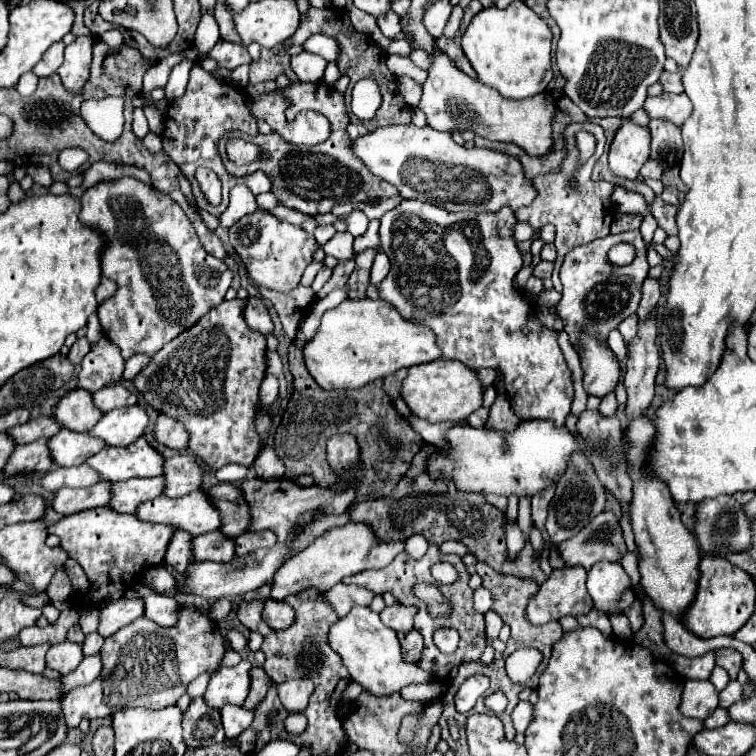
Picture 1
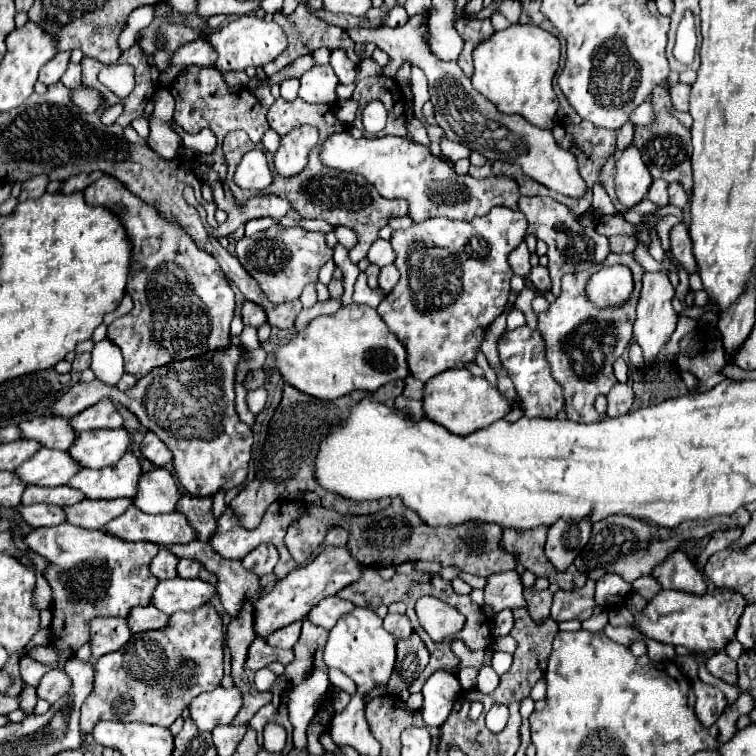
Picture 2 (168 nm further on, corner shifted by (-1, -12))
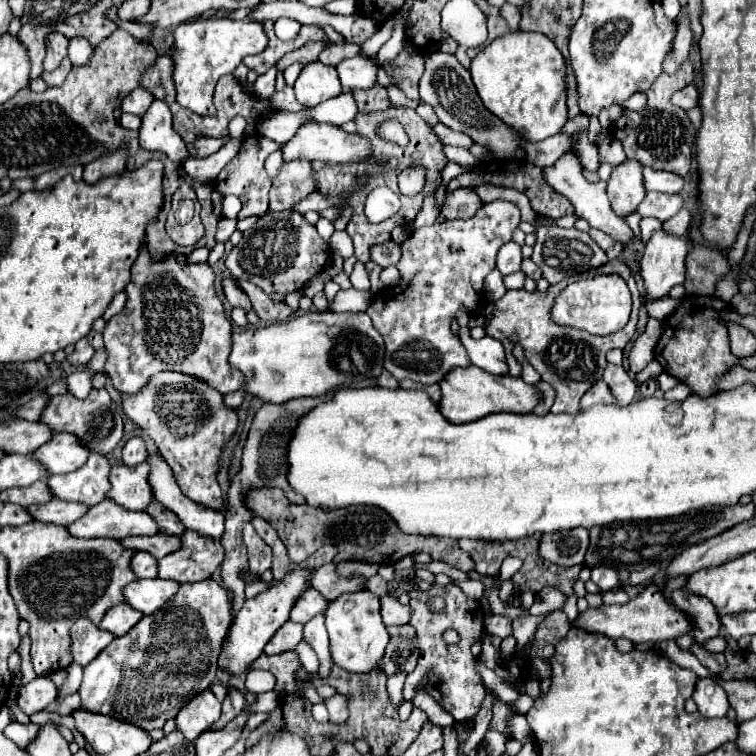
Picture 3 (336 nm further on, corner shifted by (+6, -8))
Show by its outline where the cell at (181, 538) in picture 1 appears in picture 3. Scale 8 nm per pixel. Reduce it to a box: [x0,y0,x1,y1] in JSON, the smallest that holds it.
[131,552,157,578]

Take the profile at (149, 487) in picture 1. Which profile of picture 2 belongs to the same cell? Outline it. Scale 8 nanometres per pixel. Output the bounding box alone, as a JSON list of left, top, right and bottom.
[66,498,132,530]

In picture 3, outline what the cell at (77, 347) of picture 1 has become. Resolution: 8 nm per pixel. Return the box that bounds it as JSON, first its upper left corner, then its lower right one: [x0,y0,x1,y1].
[69,338,95,364]

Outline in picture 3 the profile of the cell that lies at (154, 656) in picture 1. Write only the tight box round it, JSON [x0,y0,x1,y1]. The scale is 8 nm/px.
[79,580,233,730]

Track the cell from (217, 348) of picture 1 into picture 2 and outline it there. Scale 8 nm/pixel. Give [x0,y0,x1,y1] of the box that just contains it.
[118,344,254,496]

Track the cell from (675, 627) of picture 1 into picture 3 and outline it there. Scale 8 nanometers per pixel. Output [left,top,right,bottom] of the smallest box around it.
[603,586,629,604]

